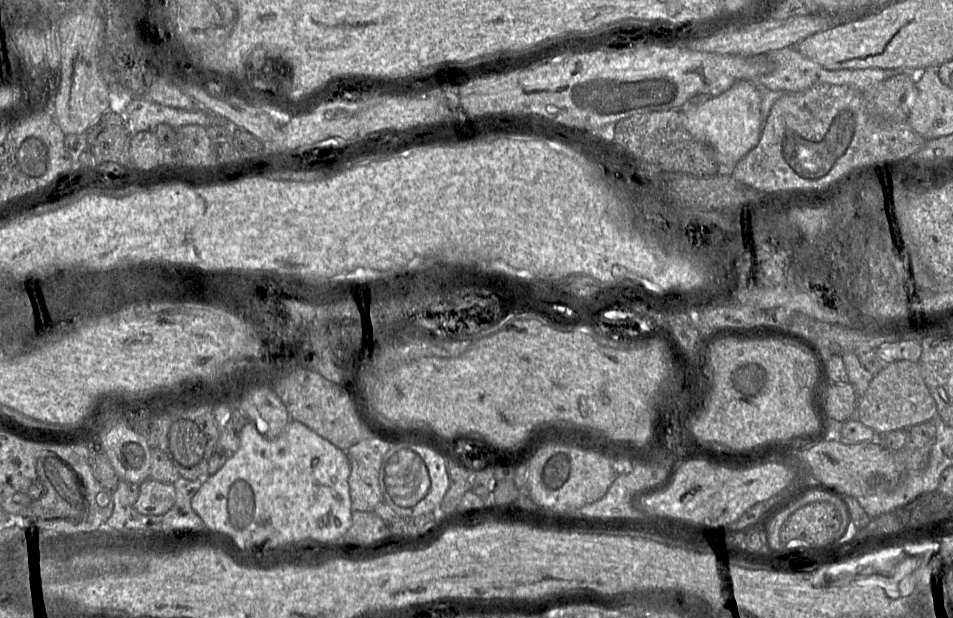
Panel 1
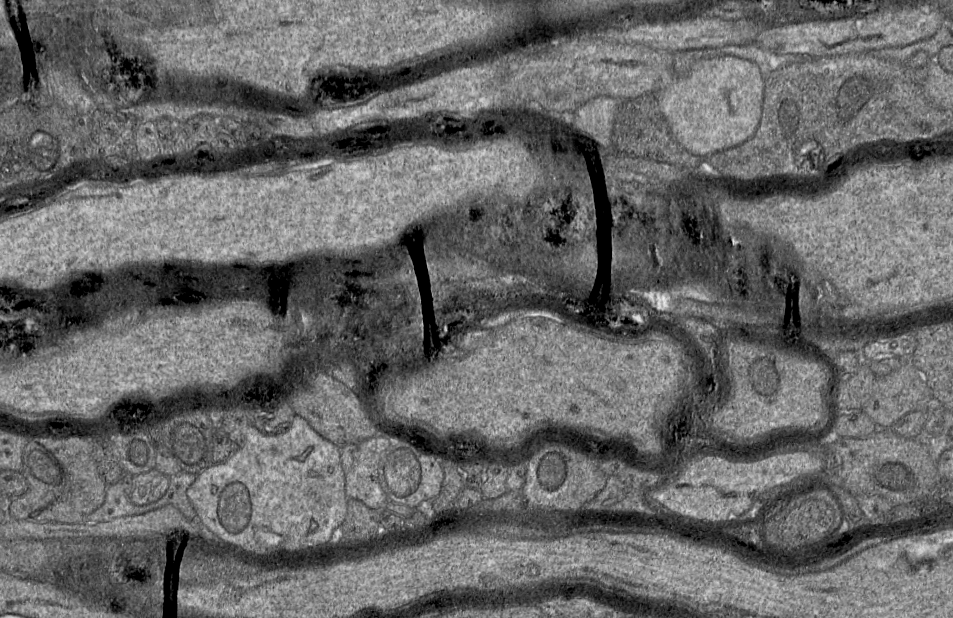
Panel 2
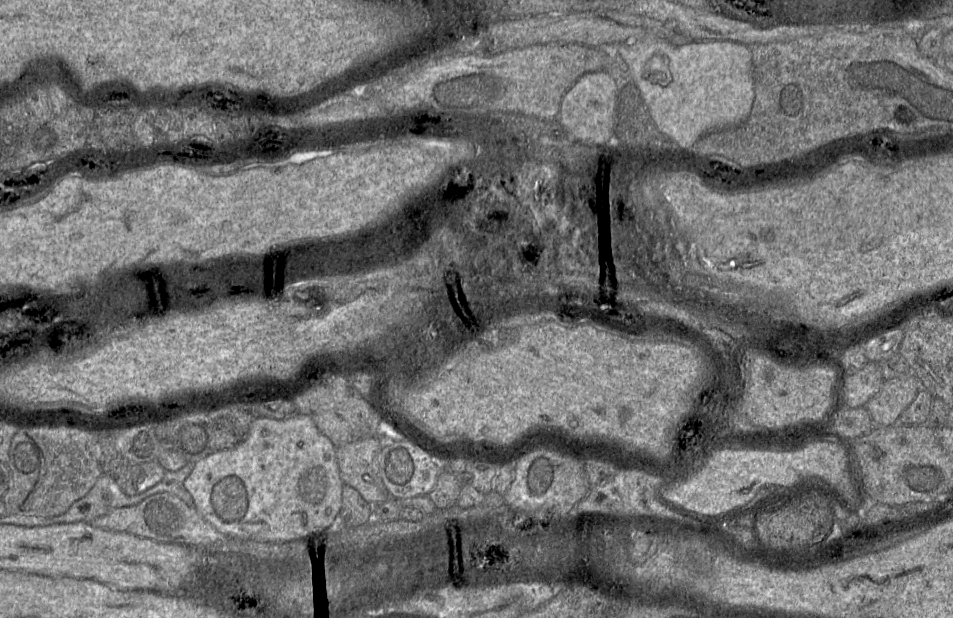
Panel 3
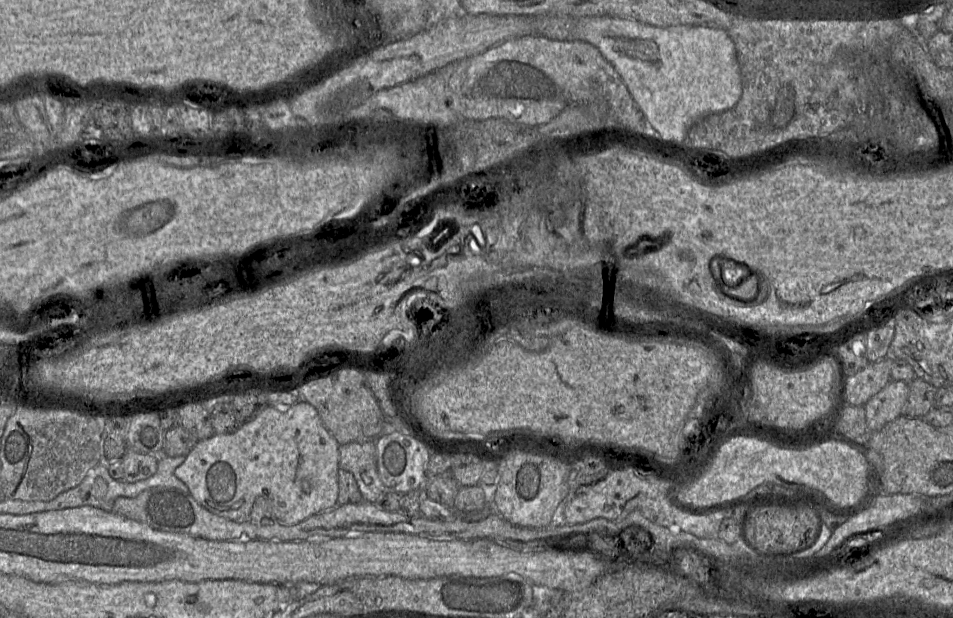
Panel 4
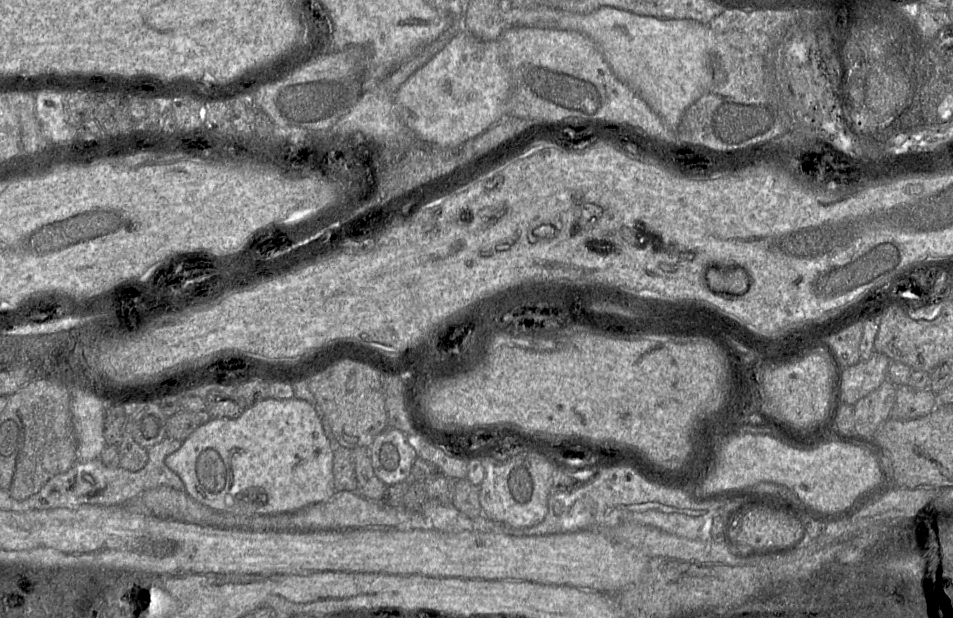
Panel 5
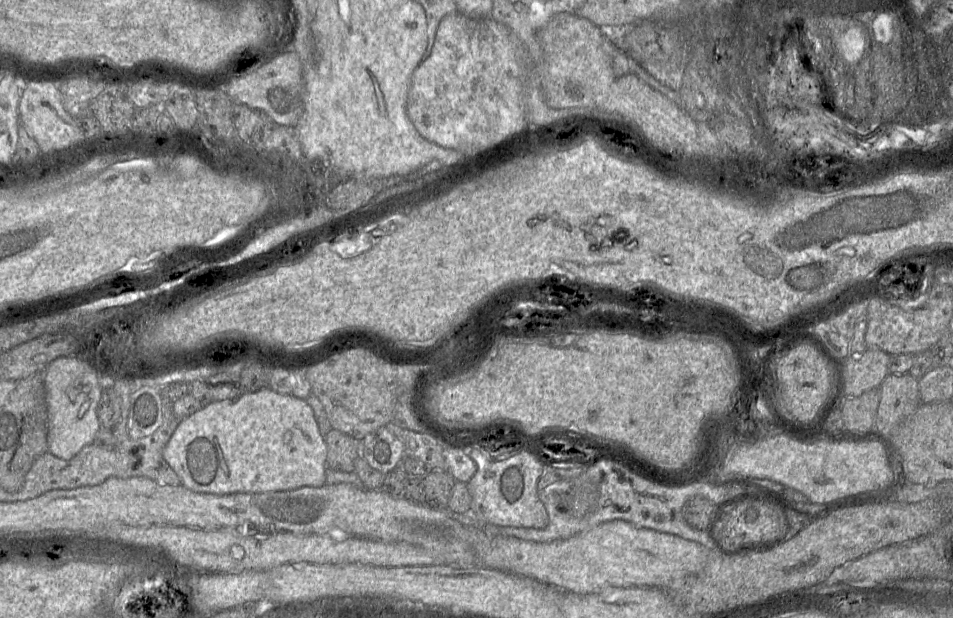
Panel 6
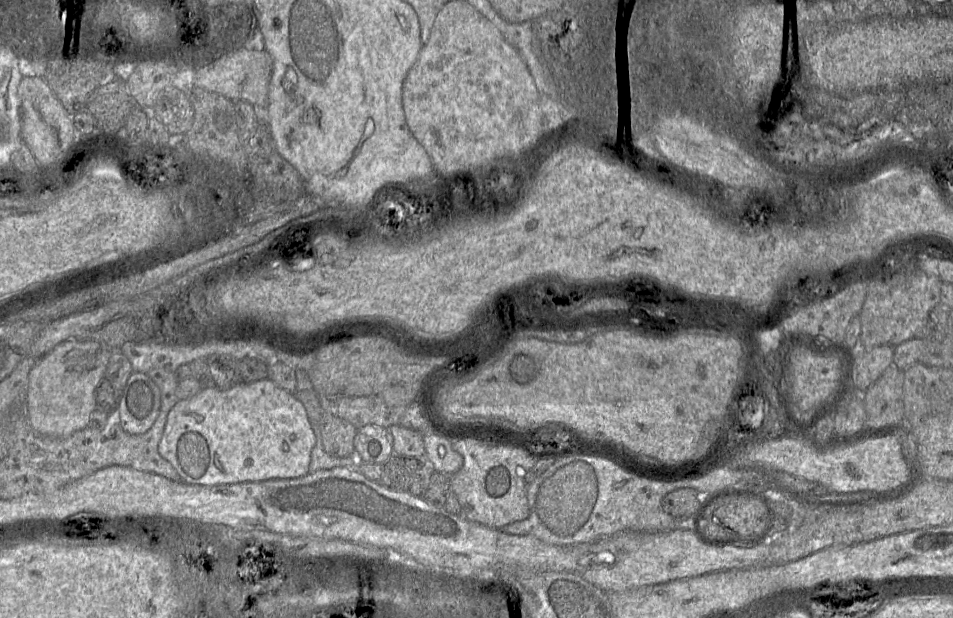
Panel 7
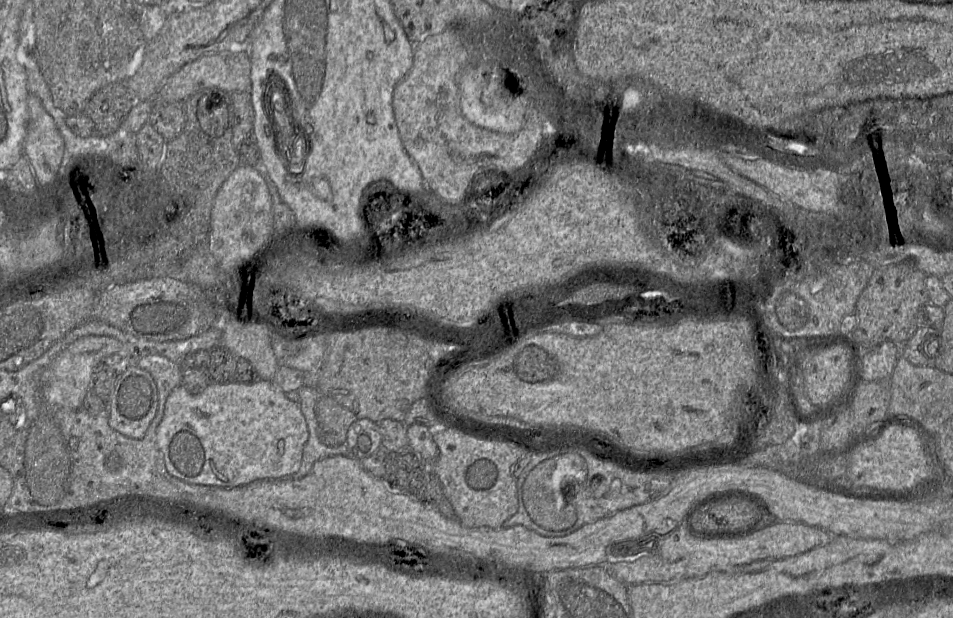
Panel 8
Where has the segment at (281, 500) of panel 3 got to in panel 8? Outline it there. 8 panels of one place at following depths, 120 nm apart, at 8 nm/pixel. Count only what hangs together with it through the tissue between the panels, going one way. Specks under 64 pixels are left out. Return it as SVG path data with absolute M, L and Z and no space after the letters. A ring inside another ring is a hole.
M262 379L250 383L210 381L198 394L190 394L180 384L167 397L164 415L157 428L157 446L170 475L190 484L225 488L293 475L300 468L308 438L308 427L299 404L289 400L273 381Z

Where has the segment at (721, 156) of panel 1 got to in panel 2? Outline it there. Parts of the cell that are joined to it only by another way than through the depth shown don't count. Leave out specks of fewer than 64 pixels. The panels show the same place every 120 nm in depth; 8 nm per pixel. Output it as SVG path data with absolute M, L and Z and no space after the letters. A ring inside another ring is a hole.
M723 56L696 62L685 75L677 76L665 89L646 95L653 95L657 100L673 138L690 153L707 157L736 147L755 134L761 119L763 94L764 79L755 63Z

